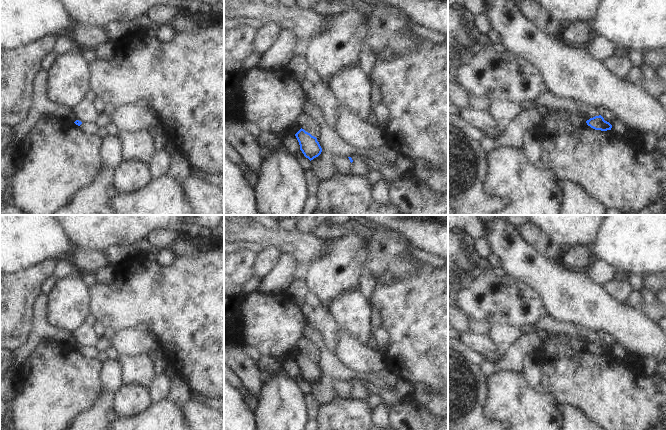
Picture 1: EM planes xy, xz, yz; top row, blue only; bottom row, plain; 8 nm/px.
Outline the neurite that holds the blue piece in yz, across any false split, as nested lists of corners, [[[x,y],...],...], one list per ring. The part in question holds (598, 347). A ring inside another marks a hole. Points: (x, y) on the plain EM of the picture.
[[[601,339],[590,342],[586,345],[586,347],[588,350],[595,354],[607,355],[611,354],[612,352],[612,349],[609,346],[605,345]]]

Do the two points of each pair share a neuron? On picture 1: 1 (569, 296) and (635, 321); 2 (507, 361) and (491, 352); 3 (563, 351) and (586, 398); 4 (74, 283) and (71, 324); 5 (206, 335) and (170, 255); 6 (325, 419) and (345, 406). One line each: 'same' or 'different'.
1: same
2: different
3: same
4: same
5: different
6: same

